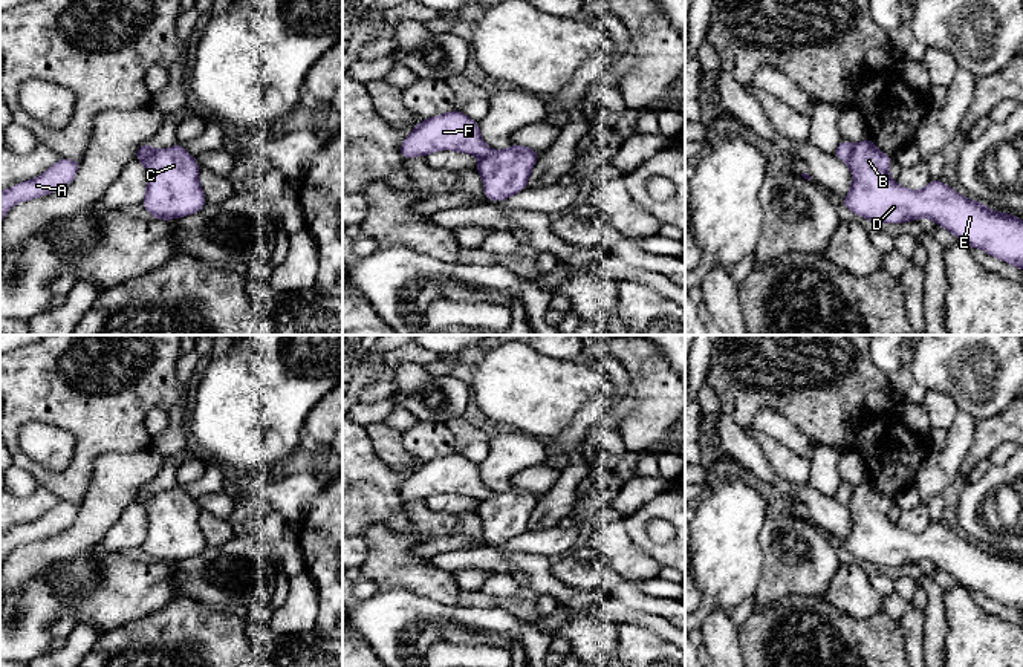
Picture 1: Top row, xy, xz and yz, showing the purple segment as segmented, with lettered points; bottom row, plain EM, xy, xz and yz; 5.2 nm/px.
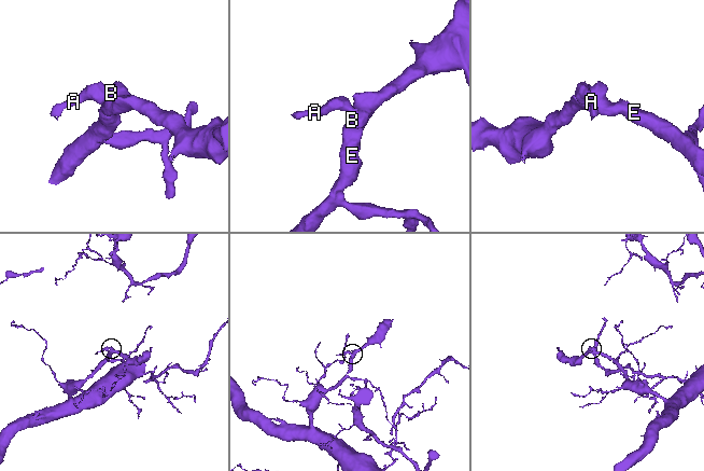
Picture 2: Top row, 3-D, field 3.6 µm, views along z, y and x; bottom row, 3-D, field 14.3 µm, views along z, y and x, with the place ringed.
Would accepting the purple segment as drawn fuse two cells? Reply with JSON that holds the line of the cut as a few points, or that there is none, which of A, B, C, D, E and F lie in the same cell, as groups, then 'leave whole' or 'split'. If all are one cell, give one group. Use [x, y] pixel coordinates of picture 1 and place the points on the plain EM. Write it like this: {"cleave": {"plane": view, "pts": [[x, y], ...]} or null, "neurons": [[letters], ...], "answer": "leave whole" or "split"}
{"cleave": {"plane": "yz", "pts": [[854, 488], [846, 504]]}, "neurons": [["A", "F"], ["B", "C", "D", "E"]], "answer": "split"}

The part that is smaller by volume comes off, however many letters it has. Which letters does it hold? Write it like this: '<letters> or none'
A, F

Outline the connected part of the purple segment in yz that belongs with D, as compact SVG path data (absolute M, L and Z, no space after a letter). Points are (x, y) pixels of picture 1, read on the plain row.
M867 479L859 486L853 488L847 503L852 514L852 528L846 542L840 545L859 560L876 566L905 566L928 560L939 569L953 575L959 584L966 589L980 591L989 598L1011 606L1023 613L1023 563L1009 555L997 555L989 552L979 543L969 543L940 522L931 522L922 532L910 532L901 529L896 522L888 519L888 509L893 499L881 496L872 482Z

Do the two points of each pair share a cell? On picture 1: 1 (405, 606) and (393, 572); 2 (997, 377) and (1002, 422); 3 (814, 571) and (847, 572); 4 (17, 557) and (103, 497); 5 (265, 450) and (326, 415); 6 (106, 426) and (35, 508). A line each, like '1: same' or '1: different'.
1: different
2: different
3: different
4: same
5: different
6: different

